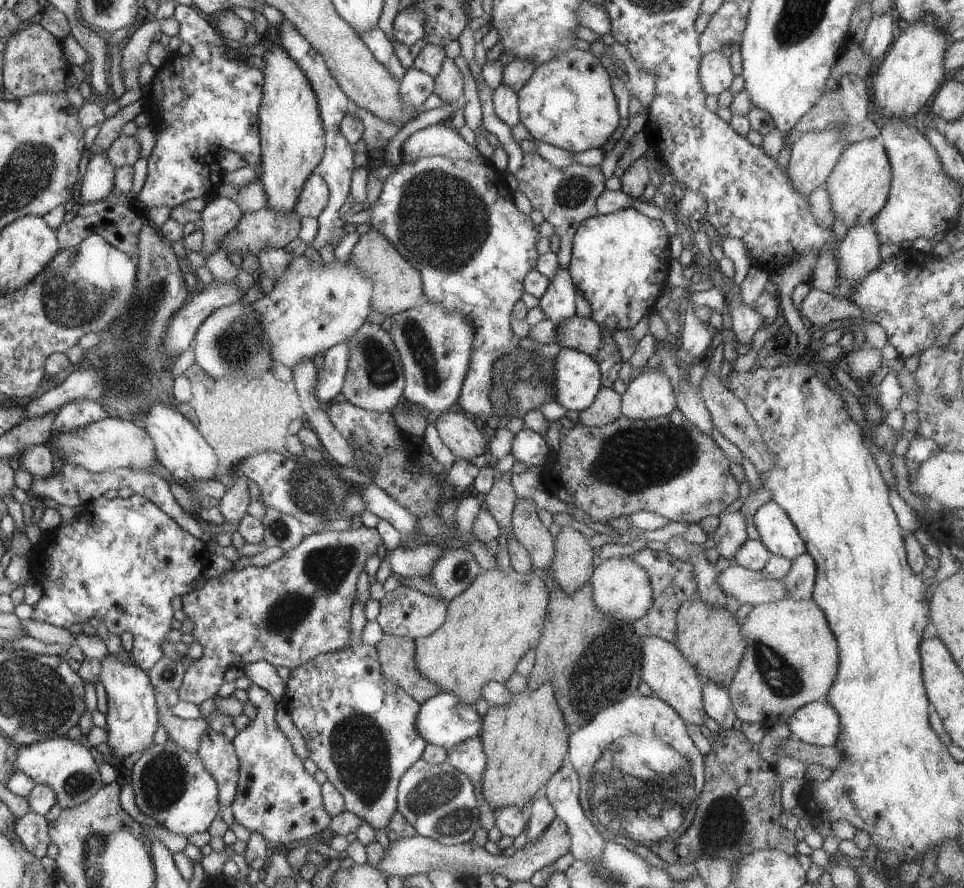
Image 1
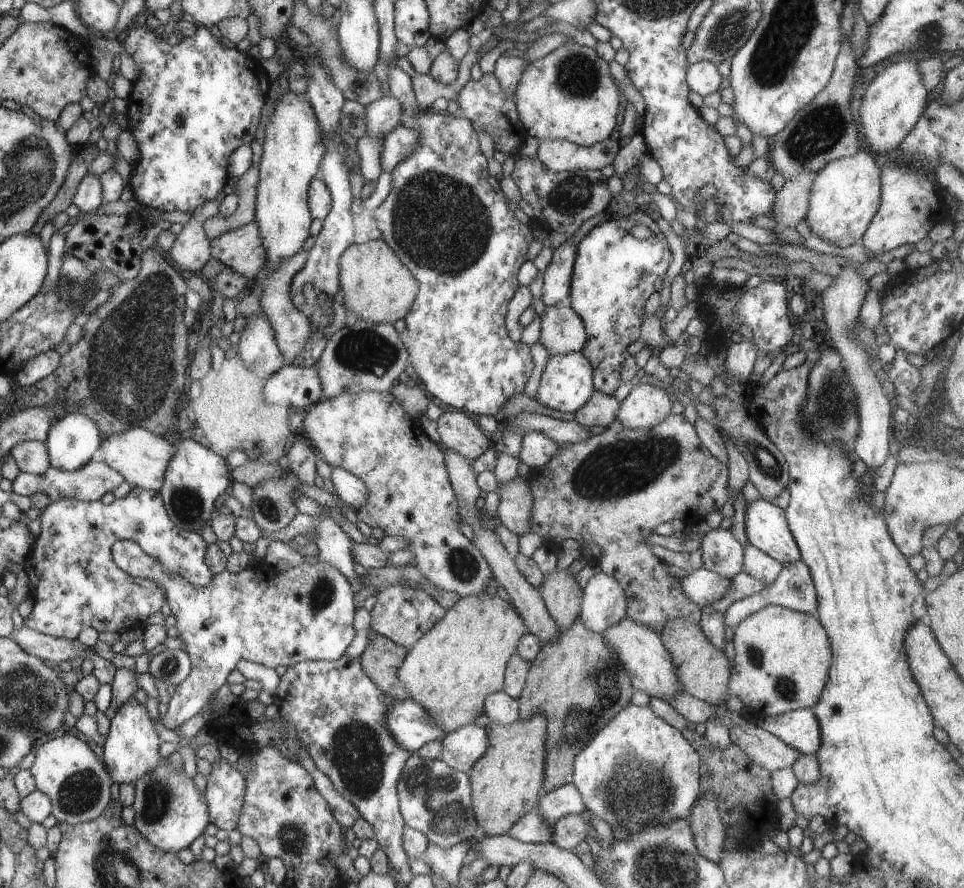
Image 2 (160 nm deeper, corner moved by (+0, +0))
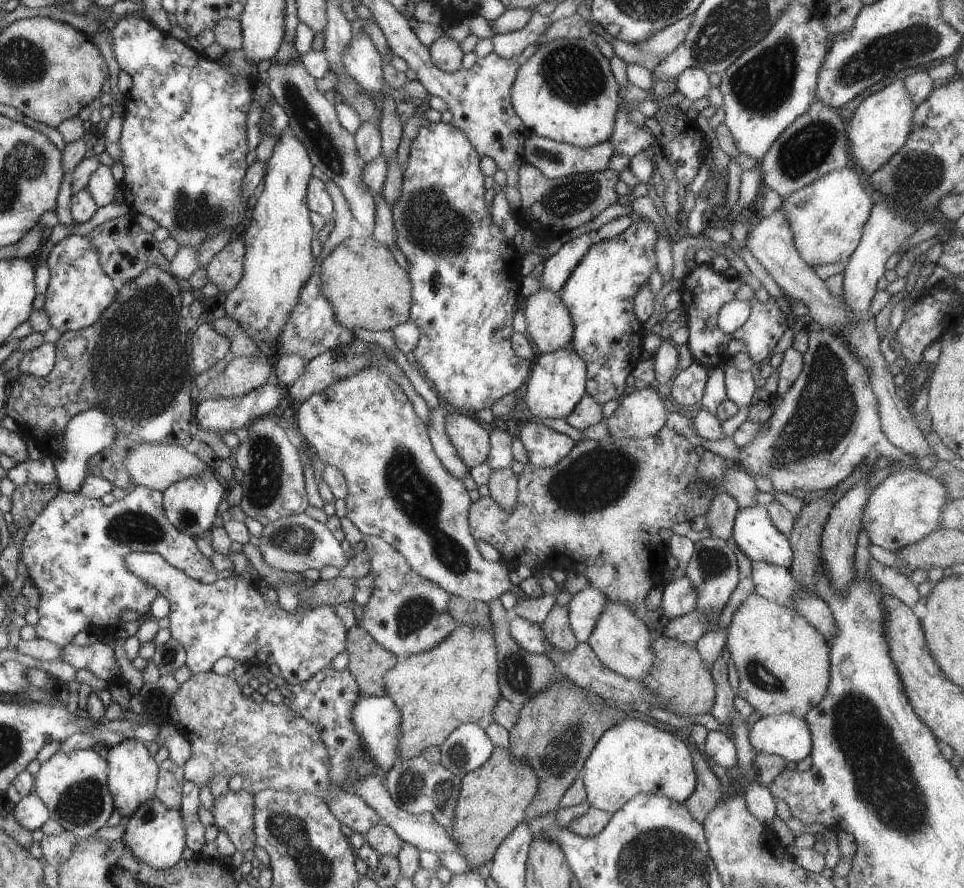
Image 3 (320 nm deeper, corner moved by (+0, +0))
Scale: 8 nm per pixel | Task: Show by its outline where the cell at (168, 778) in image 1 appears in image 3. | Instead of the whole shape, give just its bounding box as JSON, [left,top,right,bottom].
[122,798,186,870]

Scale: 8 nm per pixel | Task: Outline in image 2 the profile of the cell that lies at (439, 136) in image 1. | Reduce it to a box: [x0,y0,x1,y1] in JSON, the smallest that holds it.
[382,126,420,172]

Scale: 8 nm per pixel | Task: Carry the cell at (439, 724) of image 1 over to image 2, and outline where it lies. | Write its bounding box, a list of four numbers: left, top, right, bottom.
[384,699,448,752]

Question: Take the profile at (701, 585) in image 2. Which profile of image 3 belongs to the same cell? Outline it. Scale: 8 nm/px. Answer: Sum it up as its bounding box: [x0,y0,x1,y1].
[658,576,698,619]

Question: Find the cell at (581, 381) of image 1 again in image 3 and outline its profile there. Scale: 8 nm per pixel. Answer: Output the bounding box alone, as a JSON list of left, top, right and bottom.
[522,348,587,419]

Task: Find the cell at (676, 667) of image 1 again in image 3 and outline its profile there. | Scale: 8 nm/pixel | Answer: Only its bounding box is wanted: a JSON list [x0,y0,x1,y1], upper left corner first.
[587,599,656,680]

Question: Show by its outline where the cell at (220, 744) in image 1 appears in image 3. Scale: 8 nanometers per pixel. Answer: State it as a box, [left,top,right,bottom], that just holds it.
[210,789,256,854]

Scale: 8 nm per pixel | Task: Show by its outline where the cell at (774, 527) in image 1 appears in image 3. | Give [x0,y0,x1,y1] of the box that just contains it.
[732,504,794,569]

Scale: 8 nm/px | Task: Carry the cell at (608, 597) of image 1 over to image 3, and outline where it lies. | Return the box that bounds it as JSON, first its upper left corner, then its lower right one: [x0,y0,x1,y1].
[568,585,608,642]

